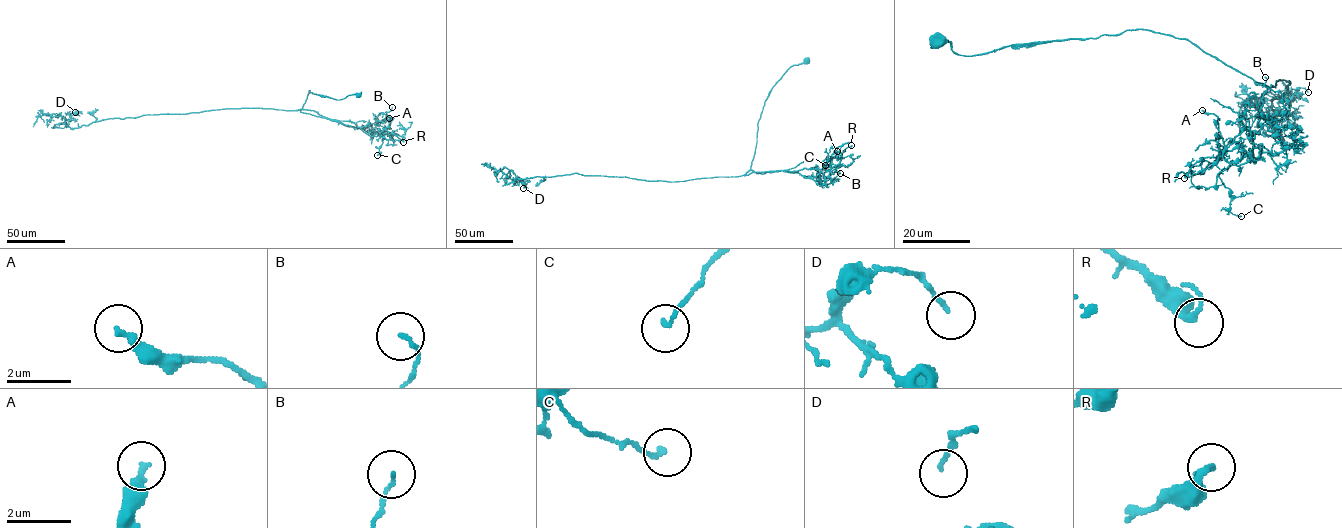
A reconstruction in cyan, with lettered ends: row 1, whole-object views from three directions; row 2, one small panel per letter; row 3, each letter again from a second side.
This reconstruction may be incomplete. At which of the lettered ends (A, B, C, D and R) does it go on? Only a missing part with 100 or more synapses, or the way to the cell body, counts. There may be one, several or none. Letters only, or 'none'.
none

